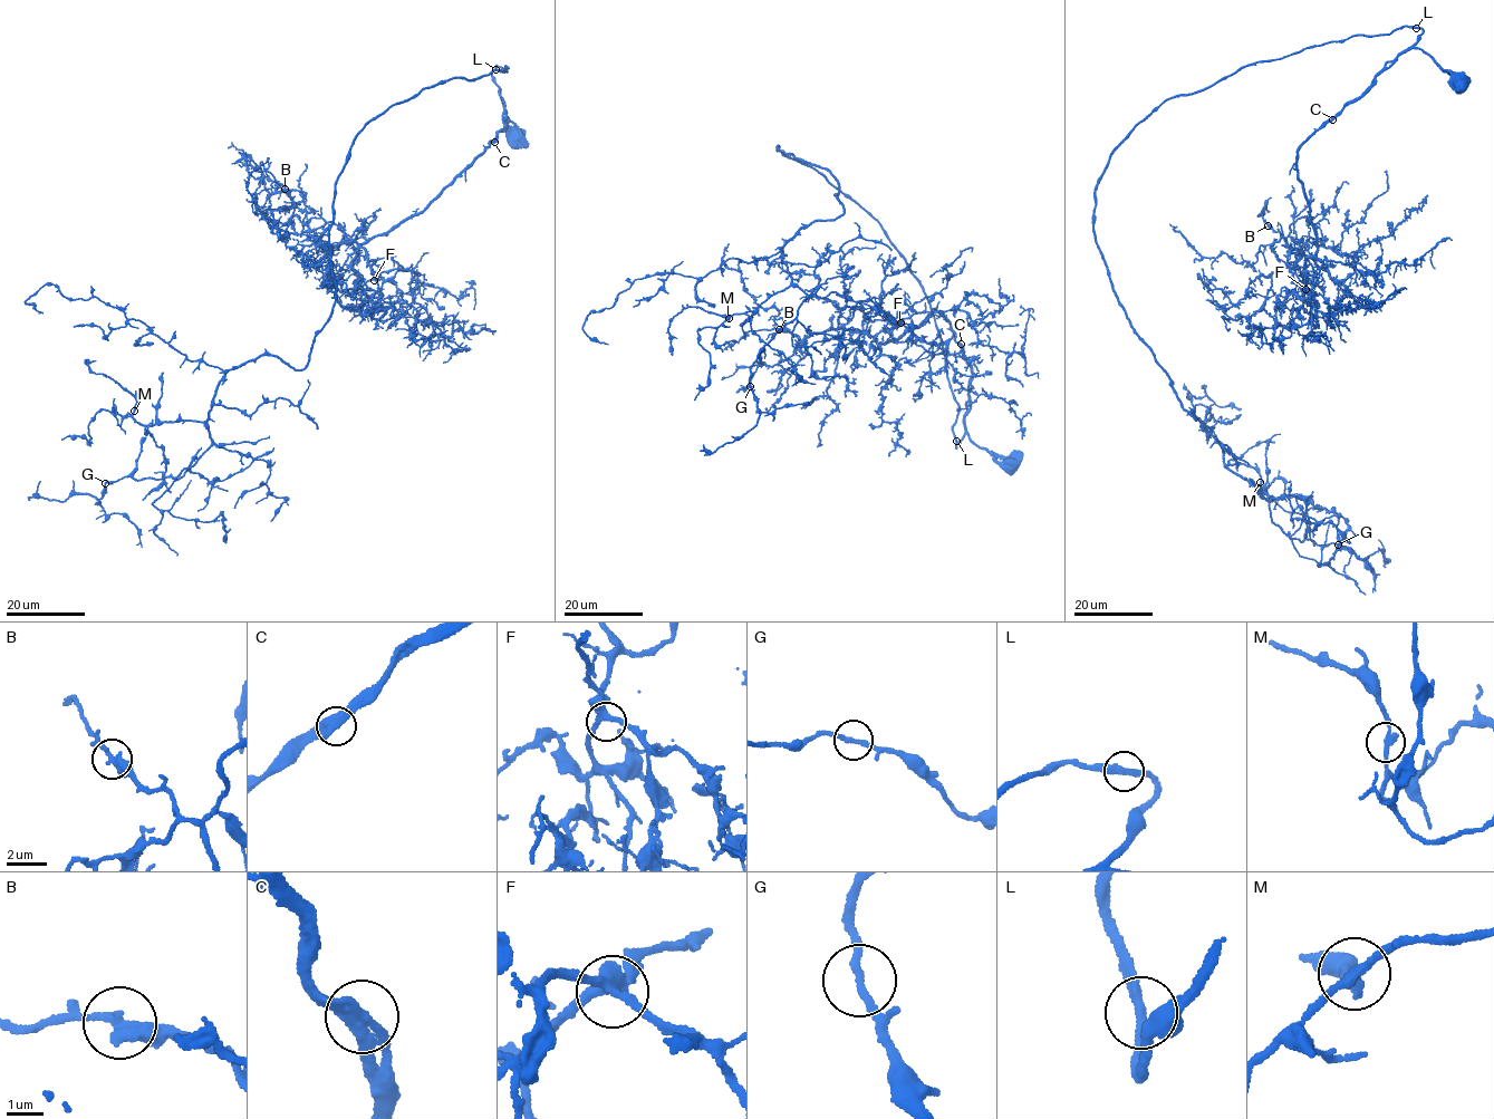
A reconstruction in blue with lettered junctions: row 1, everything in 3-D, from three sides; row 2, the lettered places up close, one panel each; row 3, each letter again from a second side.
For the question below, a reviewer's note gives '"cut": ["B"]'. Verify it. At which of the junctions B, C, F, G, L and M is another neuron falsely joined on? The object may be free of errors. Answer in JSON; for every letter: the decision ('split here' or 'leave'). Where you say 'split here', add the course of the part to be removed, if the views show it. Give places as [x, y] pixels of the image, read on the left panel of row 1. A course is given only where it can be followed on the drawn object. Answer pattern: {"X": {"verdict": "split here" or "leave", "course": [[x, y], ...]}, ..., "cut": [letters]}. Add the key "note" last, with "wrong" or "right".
{"B": {"verdict": "leave"}, "C": {"verdict": "leave"}, "F": {"verdict": "leave"}, "G": {"verdict": "leave"}, "L": {"verdict": "leave"}, "M": {"verdict": "leave"}, "cut": [], "note": "wrong"}

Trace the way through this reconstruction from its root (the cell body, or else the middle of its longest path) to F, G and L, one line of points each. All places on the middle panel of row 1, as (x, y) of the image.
F: (1011, 466), (970, 439), (971, 369), (943, 314), (935, 309), (896, 339), (878, 343), (876, 336), (900, 322)
G: (1011, 466), (955, 447), (929, 302), (879, 223), (779, 145), (844, 212), (782, 248), (810, 296), (750, 387)
L: (1011, 466), (1004, 469), (966, 434), (955, 447), (956, 442)

